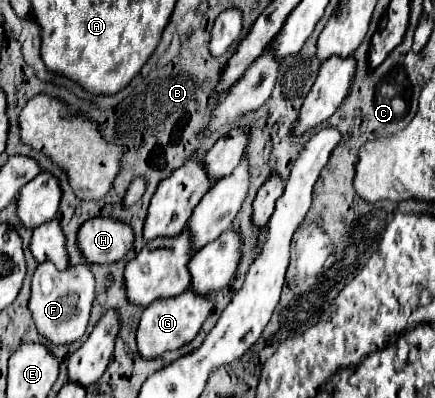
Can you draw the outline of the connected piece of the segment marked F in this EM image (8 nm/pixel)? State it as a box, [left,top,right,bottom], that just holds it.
[29,264,95,344]

